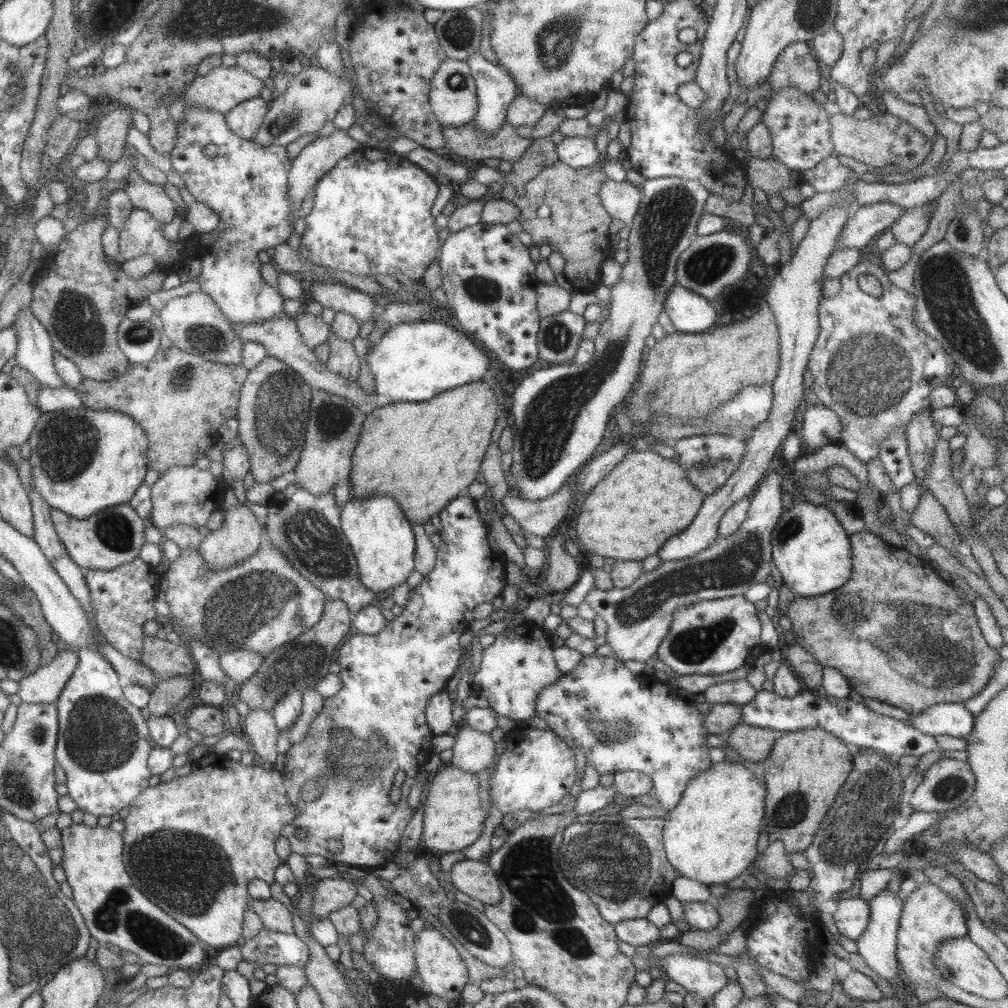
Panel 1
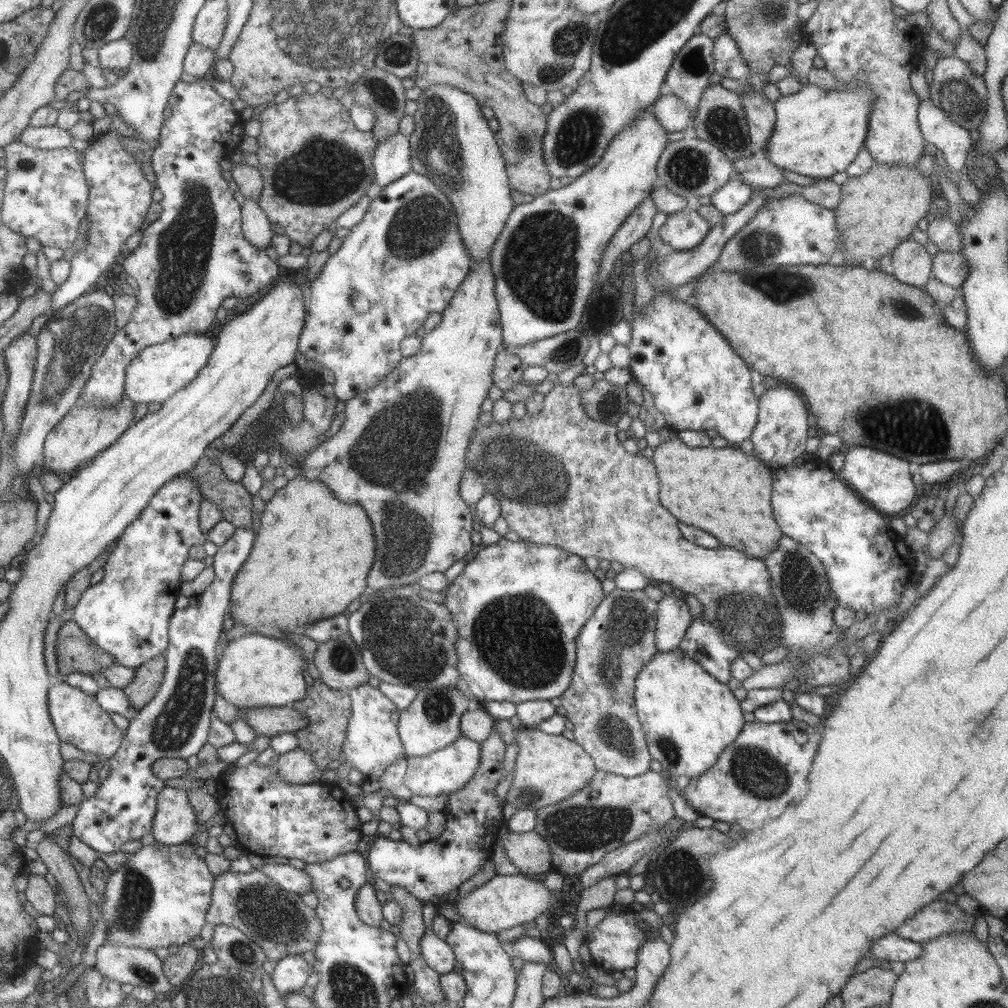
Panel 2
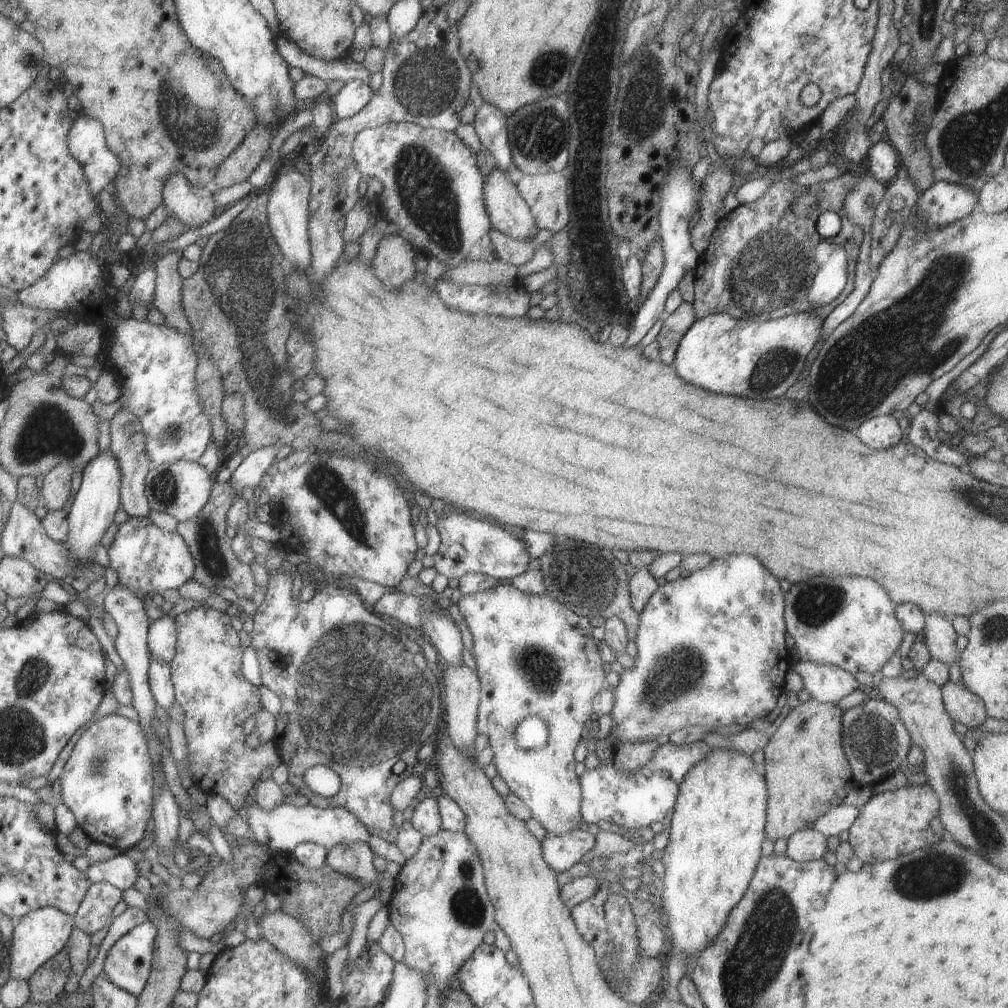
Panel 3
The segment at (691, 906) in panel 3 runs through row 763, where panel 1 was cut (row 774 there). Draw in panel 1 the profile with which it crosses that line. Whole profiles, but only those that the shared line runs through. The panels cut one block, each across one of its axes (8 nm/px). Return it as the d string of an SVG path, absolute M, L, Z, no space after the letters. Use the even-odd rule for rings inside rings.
M724 759L720 762L715 762L705 770L705 772L699 772L697 776L693 776L691 780L687 780L687 786L683 788L681 792L681 798L675 805L675 808L671 809L665 817L663 817L663 832L662 832L662 844L666 855L666 860L669 865L684 878L705 884L707 886L711 884L724 884L734 878L737 878L746 868L751 865L751 862L755 860L757 838L760 833L759 824L762 825L762 818L765 816L765 802L766 802L766 788L761 787L761 783L756 778L755 773L752 770L745 768L742 762L734 762L729 759Z

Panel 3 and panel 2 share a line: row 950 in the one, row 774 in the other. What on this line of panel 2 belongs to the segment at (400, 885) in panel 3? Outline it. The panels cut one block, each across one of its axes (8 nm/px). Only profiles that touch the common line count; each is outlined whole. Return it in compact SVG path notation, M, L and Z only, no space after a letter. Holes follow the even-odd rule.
M457 737L451 744L427 756L406 759L406 771L402 784L413 796L439 796L461 788L471 776L480 761L480 743L465 737Z

